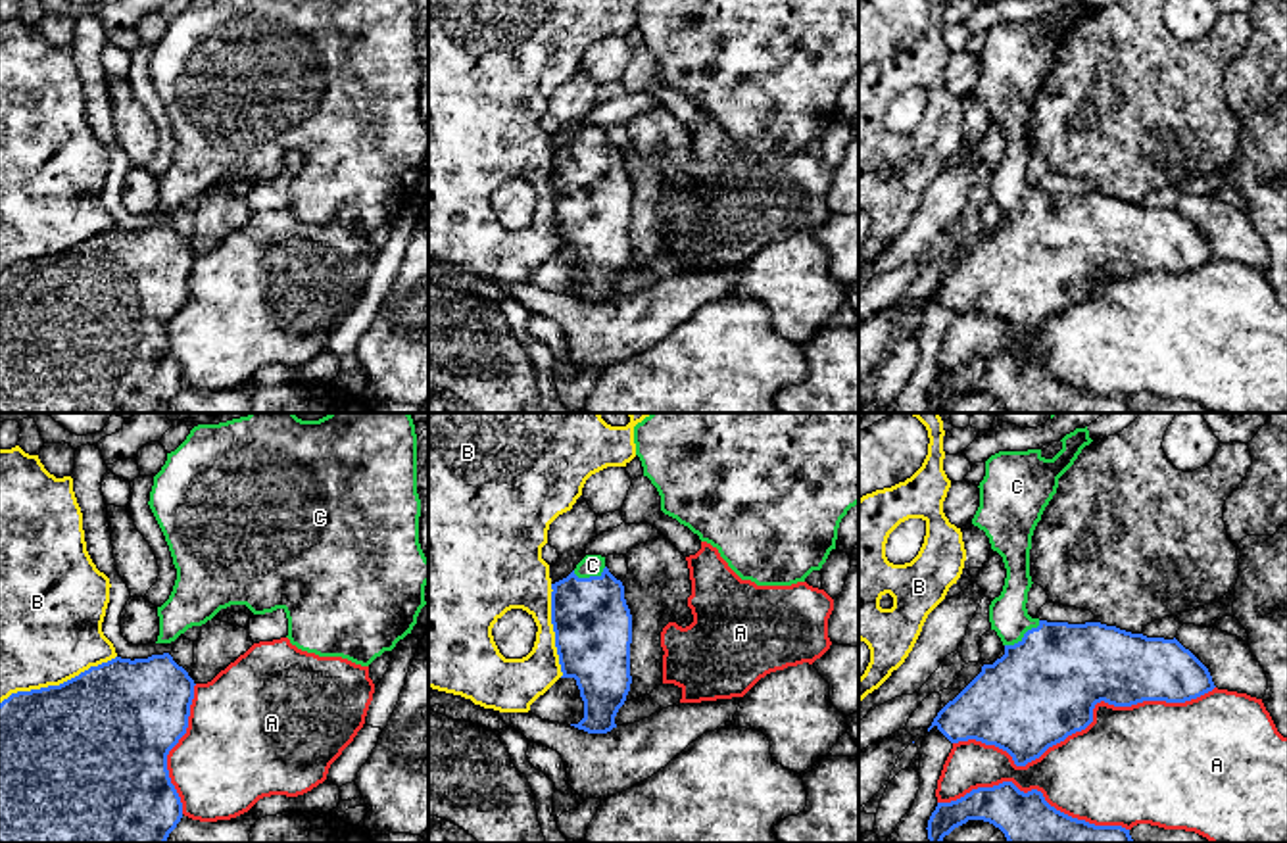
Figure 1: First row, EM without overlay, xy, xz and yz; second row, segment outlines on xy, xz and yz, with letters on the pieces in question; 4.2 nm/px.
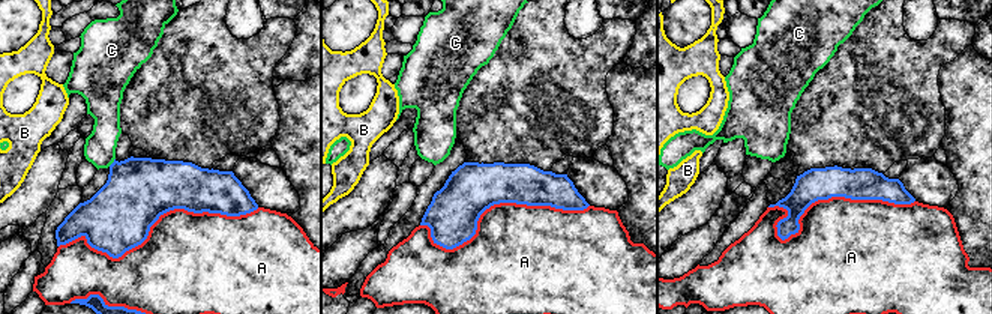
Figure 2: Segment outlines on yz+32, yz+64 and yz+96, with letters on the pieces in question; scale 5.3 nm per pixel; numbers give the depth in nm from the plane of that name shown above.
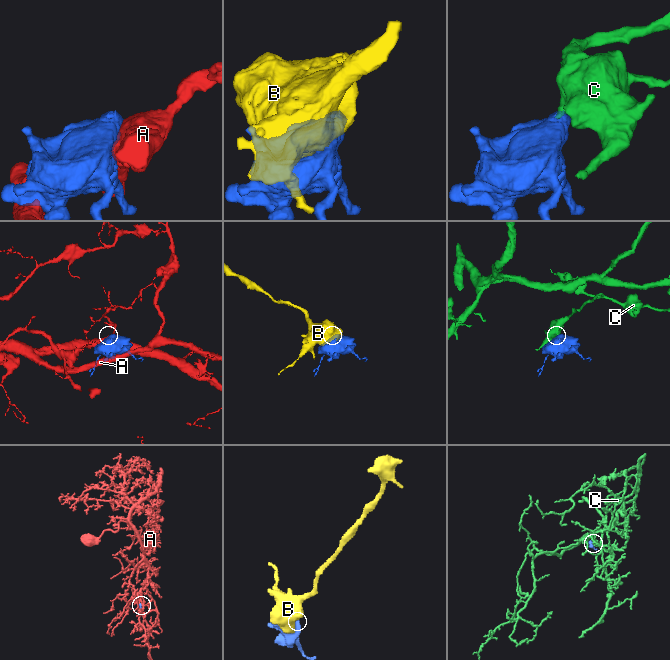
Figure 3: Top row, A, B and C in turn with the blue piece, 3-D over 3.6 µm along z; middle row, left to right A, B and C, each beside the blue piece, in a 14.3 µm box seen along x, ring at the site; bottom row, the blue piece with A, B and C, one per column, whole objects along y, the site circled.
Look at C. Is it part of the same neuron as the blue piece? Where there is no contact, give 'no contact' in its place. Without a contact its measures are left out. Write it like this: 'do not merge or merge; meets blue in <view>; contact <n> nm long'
merge; meets blue in yz; contact 190 nm long

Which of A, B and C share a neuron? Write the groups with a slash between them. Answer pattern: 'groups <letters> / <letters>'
groups A / B / C

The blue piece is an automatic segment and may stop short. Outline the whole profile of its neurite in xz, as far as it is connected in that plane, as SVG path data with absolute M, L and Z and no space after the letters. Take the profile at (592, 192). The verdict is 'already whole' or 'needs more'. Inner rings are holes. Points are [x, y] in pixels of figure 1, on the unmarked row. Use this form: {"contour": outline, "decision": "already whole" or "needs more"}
{"contour": "M586 125L563 150L551 154L551 194L561 248L574 248L584 271L584 288L571 294L588 303L607 303L630 261L632 184L624 156L605 136L605 127Z", "decision": "needs more"}

